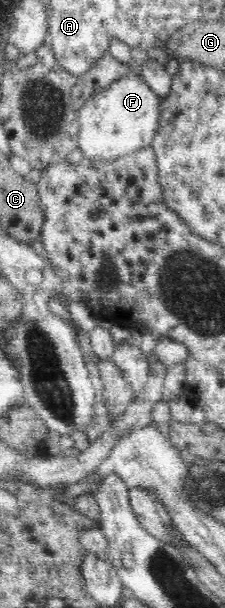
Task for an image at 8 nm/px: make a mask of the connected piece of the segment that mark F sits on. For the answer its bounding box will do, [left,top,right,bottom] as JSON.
[78,74,160,159]

